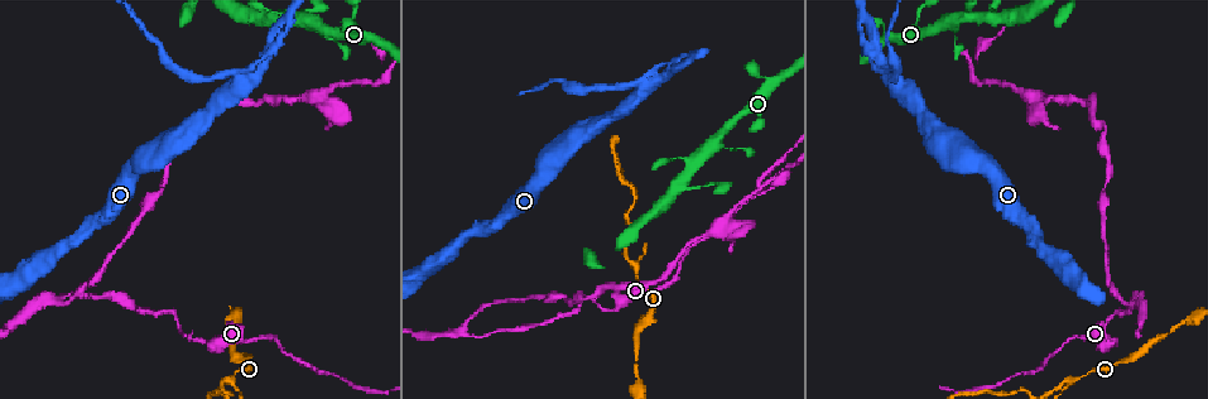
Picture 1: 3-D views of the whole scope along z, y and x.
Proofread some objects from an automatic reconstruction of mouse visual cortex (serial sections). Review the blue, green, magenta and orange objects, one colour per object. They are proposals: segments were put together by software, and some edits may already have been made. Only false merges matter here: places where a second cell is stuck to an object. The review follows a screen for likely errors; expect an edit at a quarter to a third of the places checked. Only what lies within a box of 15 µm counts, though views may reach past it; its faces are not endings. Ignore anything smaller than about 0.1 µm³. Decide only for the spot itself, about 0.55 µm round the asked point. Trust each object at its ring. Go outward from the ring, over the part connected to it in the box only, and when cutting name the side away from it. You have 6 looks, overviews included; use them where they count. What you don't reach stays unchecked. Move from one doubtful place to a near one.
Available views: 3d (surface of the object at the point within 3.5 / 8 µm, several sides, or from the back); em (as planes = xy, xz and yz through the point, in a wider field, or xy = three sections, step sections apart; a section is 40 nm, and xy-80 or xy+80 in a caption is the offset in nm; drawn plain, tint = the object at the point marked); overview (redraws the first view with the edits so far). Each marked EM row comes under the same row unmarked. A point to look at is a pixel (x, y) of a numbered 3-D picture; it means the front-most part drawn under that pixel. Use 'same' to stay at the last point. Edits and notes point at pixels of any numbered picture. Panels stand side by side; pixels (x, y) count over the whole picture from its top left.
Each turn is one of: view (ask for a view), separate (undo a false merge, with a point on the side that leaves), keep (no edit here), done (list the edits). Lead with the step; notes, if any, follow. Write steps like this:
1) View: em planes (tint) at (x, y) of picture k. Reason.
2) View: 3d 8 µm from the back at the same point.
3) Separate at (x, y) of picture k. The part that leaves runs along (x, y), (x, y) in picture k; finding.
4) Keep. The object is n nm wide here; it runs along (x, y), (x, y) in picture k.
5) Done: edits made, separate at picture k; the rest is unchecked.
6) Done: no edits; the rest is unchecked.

View: 3d 8 µm from the back at (1117, 341) of picture 1. Thick turns thin.

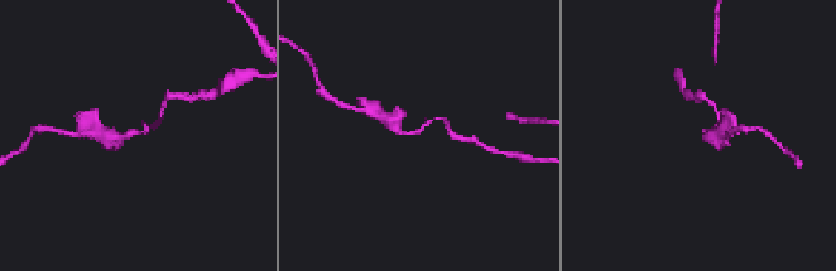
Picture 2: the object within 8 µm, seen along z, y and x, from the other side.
View: 3d 3.5 µm from the back at (128, 134) of picture 2. Closer look.

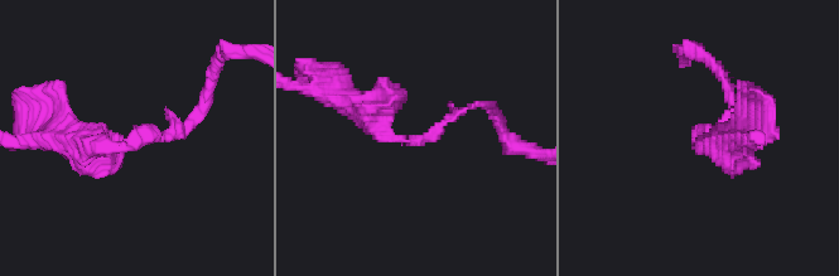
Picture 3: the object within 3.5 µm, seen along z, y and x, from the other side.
View: em planes (tint) at (134, 144) of picture 3. The arms are 100, 350 nm wide; need the tissue.

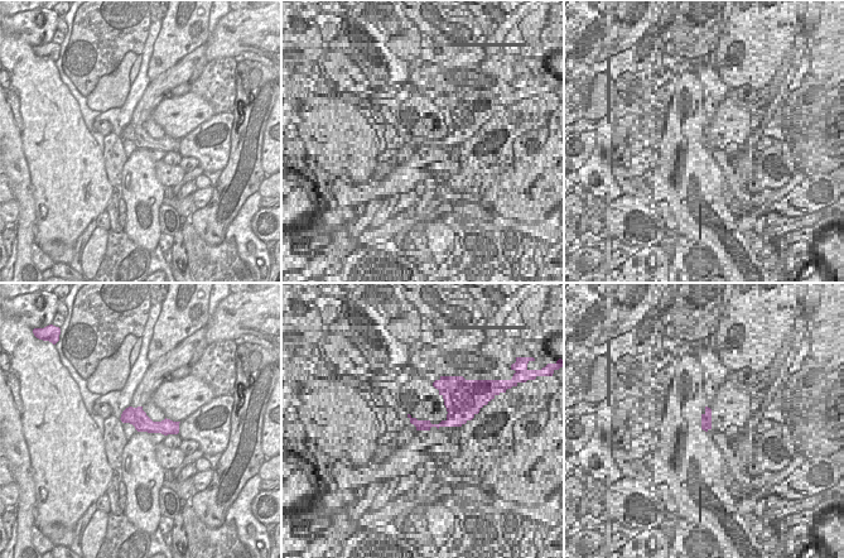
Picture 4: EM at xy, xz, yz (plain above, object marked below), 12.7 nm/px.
Keep. It runs along (68, 130), (130, 145), (199, 110) in picture 3; continuous, no second cell.

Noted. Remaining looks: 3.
View: 3d 3.5 µm from the back at (643, 86) of picture 1.

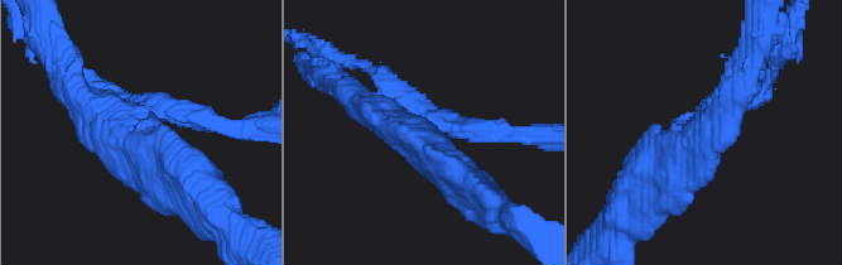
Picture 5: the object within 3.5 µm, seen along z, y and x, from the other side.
View: em xy step 2 (tint) at (702, 133) of picture 5.

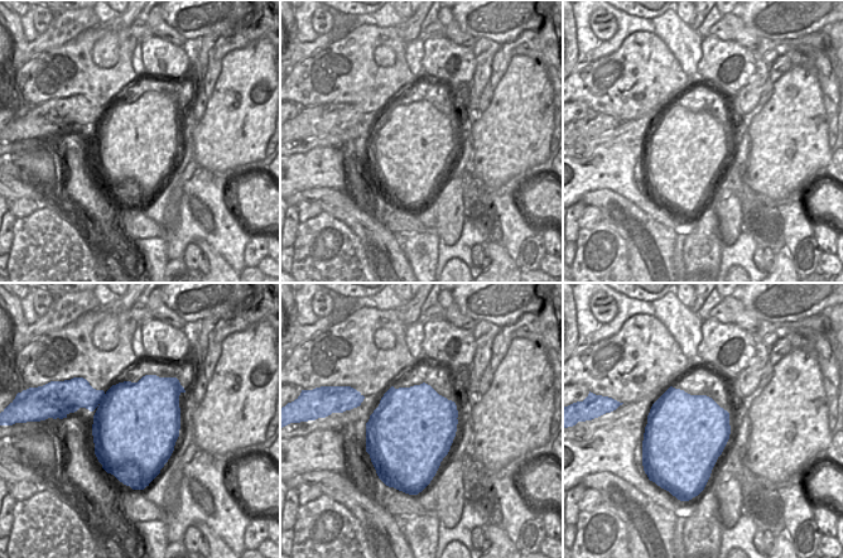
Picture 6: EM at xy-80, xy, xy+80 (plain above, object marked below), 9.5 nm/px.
Keep. The arms are 250, 400, 450 nm wide; continuous, no second cell.

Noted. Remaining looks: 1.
View: 3d 3.5 µm at (59, 300) of picture 1. Abrupt turn.

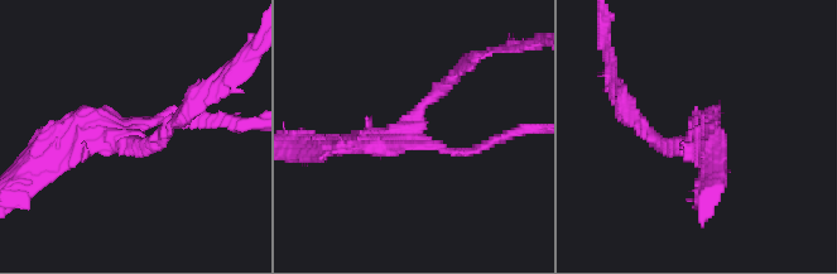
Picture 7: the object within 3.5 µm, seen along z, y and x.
Keep. It runs along (480, 145), (450, 152), (410, 129), (461, 71) in picture 7; one cell here.

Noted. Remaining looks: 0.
Done: no edits; the rest is unchecked.

